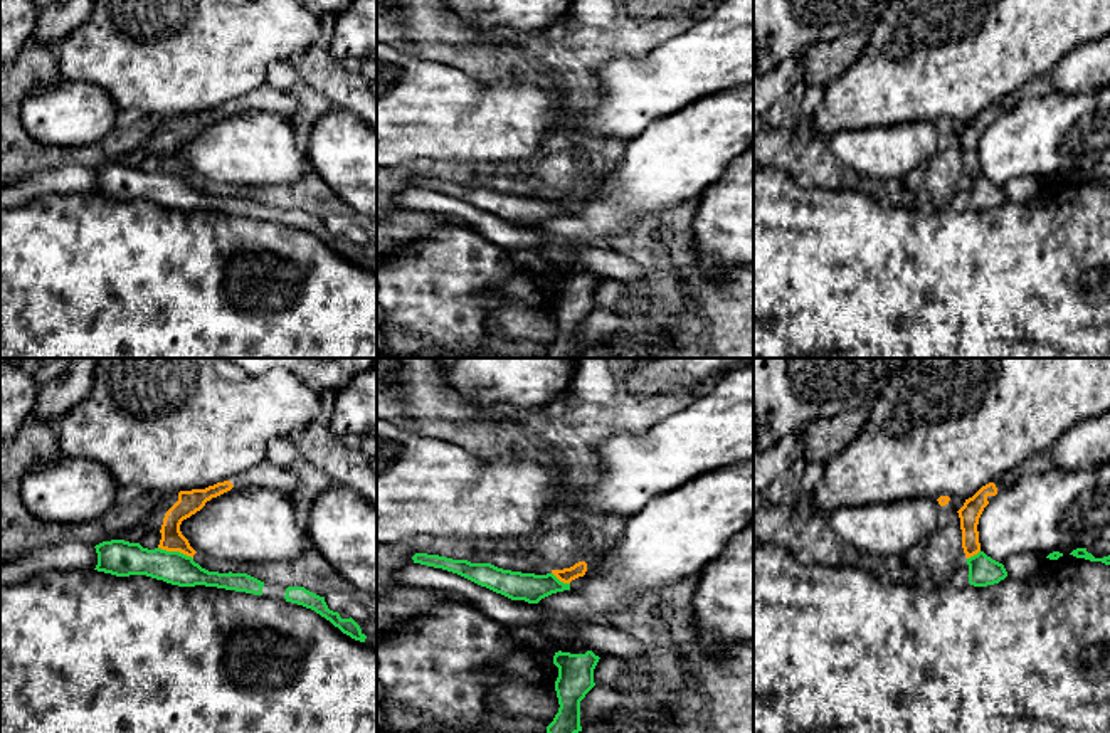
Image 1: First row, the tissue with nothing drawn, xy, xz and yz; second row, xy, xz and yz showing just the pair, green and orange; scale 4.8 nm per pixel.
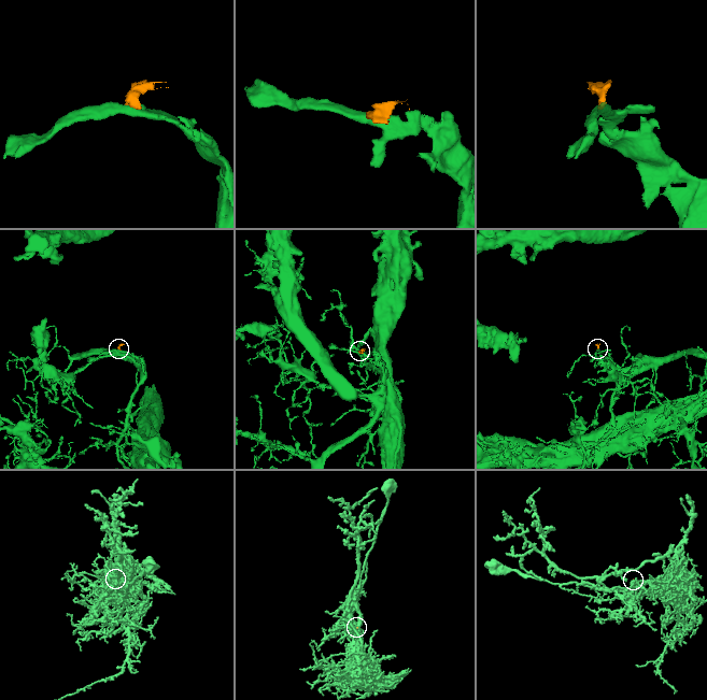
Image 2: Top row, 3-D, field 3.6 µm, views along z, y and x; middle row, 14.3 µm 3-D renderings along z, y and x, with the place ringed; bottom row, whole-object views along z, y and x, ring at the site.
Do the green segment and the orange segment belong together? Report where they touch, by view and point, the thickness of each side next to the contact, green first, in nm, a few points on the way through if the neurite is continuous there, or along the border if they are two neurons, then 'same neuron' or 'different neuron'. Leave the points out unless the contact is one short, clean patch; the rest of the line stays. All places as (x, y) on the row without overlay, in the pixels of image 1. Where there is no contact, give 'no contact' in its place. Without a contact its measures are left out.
xy (175, 175) | 170/110 nm | along xy (158, 170), (169, 175), (182, 175), (192, 182) | different neuron

